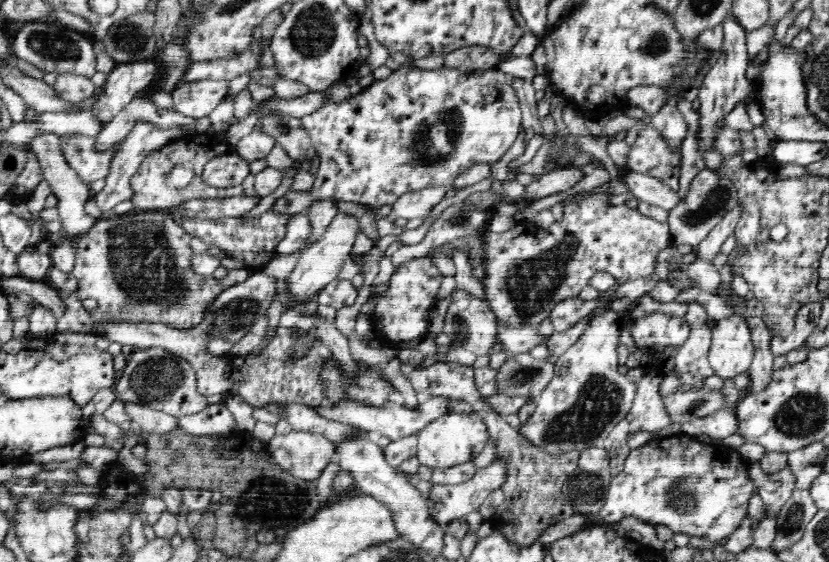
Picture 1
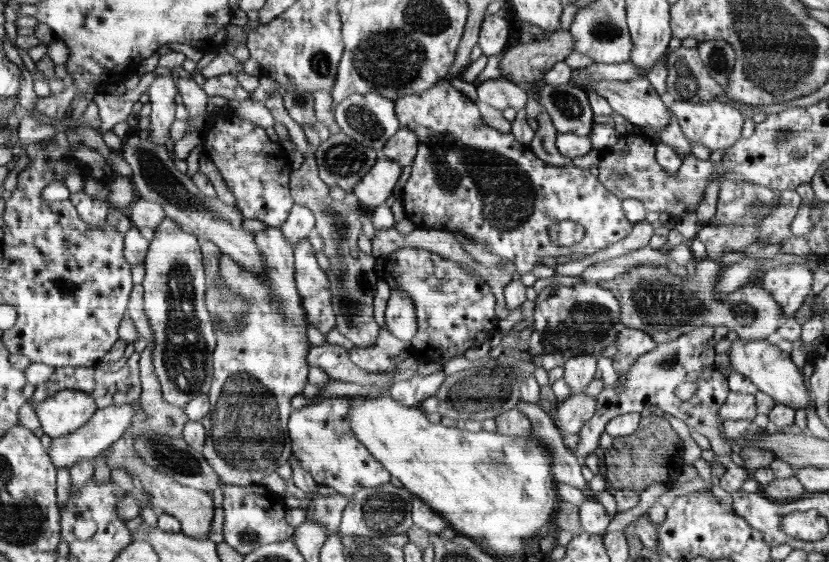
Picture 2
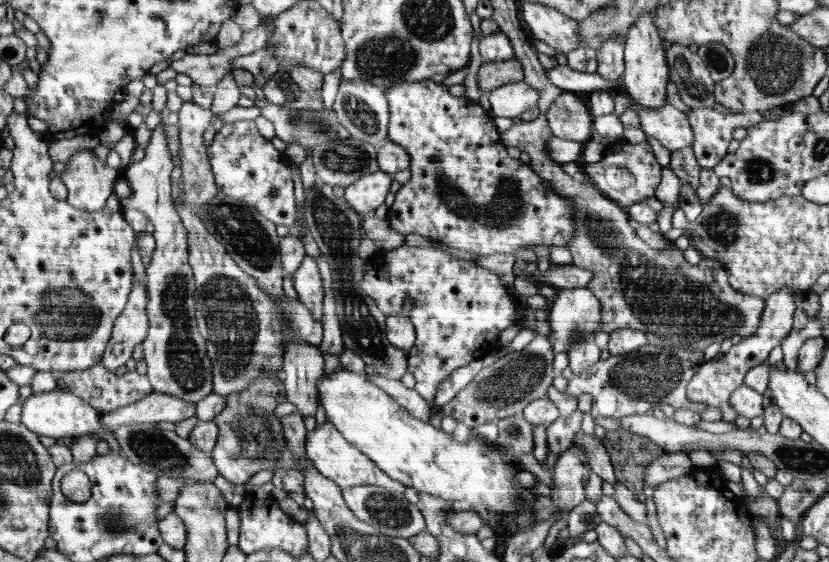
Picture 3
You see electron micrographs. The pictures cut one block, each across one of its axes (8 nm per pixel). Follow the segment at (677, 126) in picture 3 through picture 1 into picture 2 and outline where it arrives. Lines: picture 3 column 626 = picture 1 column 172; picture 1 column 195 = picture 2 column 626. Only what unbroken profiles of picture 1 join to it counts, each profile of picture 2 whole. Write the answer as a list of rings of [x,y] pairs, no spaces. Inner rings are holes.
[[[646,78],[630,82],[601,81],[587,85],[588,91],[594,90],[610,105],[614,114],[620,114],[642,130],[652,128],[656,134],[670,124],[668,112],[654,86]]]

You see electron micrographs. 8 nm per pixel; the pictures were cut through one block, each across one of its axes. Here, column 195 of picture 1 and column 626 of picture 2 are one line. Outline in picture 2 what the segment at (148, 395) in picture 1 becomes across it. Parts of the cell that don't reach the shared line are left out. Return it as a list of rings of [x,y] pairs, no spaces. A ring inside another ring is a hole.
[[[704,326],[698,330],[688,332],[684,336],[672,342],[659,344],[652,351],[640,356],[636,362],[632,363],[630,371],[624,373],[624,389],[616,391],[620,386],[620,378],[610,387],[603,387],[602,392],[597,395],[596,411],[583,423],[582,429],[578,432],[580,439],[576,449],[575,456],[584,463],[584,460],[590,452],[594,452],[599,446],[600,434],[606,430],[606,424],[616,416],[628,414],[628,412],[640,412],[645,414],[650,405],[658,409],[658,413],[667,412],[674,418],[679,418],[688,425],[689,430],[695,430],[698,434],[706,436],[709,439],[711,449],[716,454],[715,462],[726,466],[726,474],[718,478],[720,488],[728,493],[741,491],[741,486],[748,478],[748,472],[744,468],[732,462],[732,447],[730,447],[725,436],[722,436],[724,430],[720,426],[718,409],[722,407],[729,393],[729,384],[727,379],[722,376],[720,368],[714,362],[714,328]],[[684,382],[698,383],[698,390],[692,396],[690,401],[682,402],[676,397],[676,387]]]

